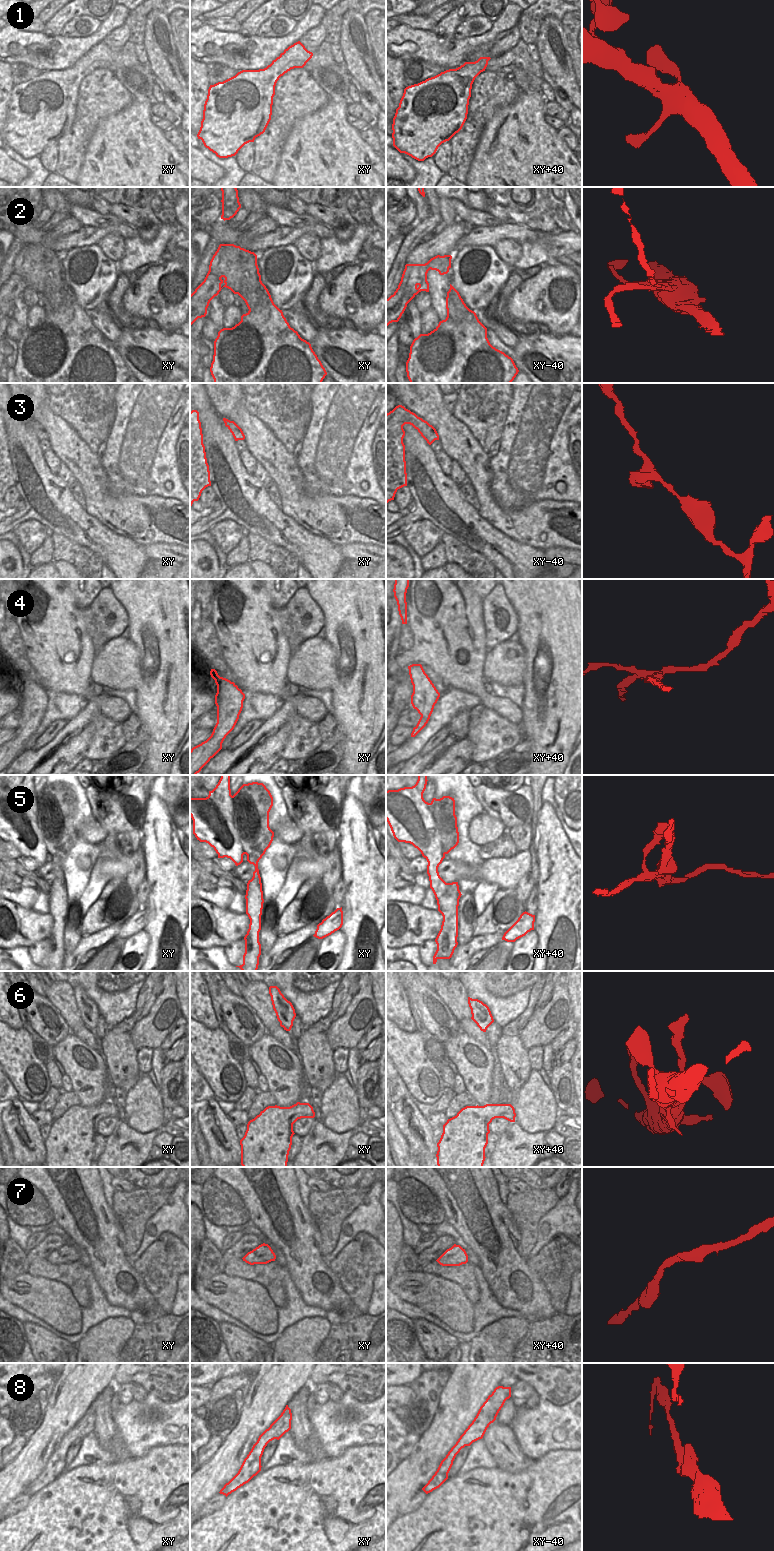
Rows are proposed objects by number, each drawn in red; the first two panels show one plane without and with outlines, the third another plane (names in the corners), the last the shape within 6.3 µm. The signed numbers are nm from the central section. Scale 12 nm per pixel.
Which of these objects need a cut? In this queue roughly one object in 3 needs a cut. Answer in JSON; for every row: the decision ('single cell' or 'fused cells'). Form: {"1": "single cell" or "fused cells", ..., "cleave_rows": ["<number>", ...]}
{"1": "single cell", "2": "fused cells", "3": "single cell", "4": "fused cells", "5": "fused cells", "6": "single cell", "7": "fused cells", "8": "single cell", "cleave_rows": ["2", "4", "5", "7"]}

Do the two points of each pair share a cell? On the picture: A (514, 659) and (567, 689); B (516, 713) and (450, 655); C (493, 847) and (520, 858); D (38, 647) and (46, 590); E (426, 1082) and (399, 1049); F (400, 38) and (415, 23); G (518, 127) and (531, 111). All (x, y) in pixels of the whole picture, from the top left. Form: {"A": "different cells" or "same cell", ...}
{"A": "different cells", "B": "same cell", "C": "different cells", "D": "same cell", "E": "same cell", "F": "different cells", "G": "same cell"}

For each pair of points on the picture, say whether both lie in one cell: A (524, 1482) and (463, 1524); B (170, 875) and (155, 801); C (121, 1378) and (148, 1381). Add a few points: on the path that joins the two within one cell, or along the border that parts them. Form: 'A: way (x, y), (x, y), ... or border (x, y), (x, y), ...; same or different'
A: way (509, 1497), (483, 1523), (478, 1523); same
B: way (161, 857), (157, 819); same
C: way (128, 1377), (141, 1377); same

